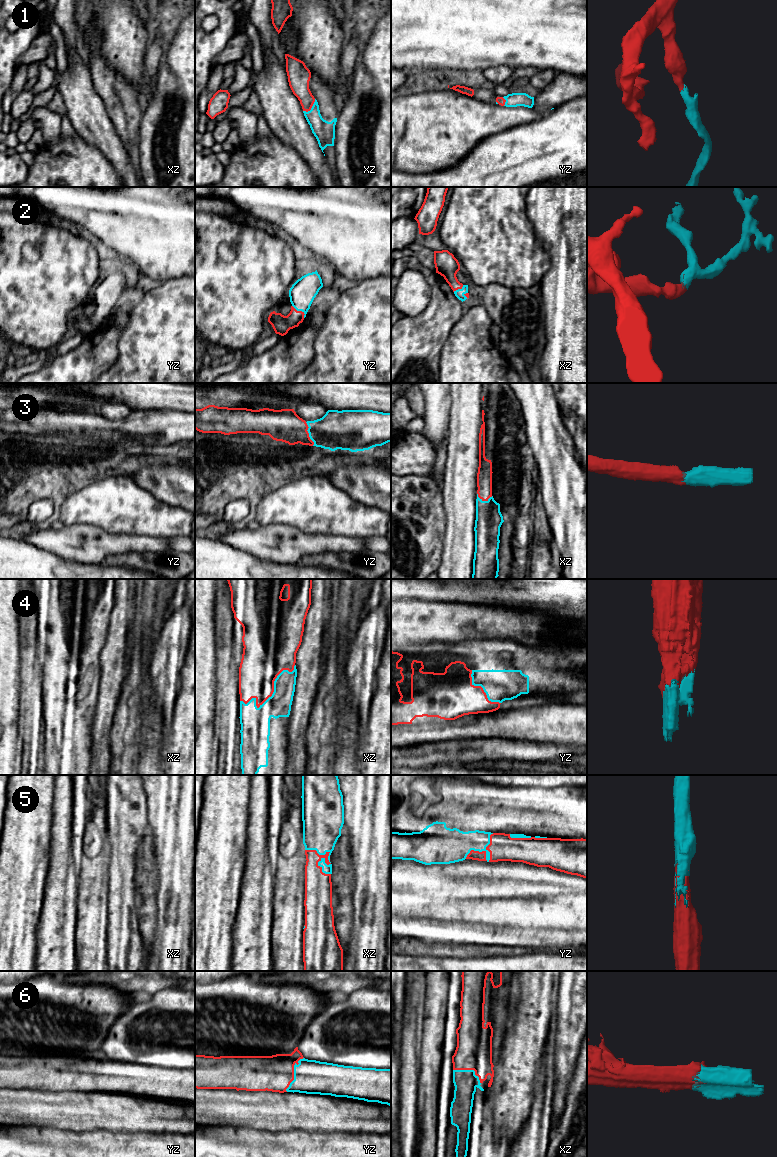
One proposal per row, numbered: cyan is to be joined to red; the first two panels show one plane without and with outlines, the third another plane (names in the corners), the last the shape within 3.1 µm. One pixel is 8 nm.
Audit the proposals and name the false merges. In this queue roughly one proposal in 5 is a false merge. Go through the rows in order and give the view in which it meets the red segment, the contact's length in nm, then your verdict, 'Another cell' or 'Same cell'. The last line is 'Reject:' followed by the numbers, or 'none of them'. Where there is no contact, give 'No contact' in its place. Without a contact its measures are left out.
1: Touches red in xz. Shared border 140 nm. Same cell
2: Touches red in yz. Shared border 140 nm. Same cell
3: Touches red in yz. Shared border 200 nm. Same cell
4: Touches red in xz. Shared border 550 nm. Same cell
5: Touches red in xz. Shared border 300 nm. Same cell
6: Touches red in yz. Shared border 320 nm. Same cell
Reject: none of them

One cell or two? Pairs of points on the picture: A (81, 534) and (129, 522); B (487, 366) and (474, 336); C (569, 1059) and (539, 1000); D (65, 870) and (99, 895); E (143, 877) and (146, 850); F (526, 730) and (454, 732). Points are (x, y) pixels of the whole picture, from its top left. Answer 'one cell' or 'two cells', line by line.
A: two cells
B: one cell
C: two cells
D: two cells
E: one cell
F: one cell

